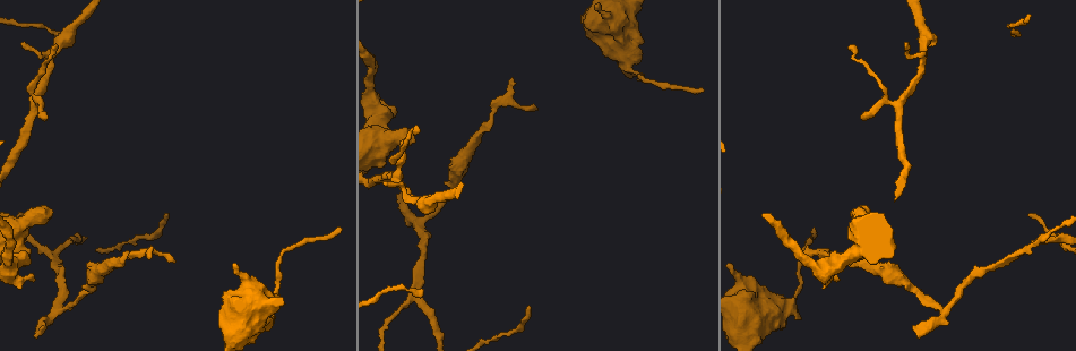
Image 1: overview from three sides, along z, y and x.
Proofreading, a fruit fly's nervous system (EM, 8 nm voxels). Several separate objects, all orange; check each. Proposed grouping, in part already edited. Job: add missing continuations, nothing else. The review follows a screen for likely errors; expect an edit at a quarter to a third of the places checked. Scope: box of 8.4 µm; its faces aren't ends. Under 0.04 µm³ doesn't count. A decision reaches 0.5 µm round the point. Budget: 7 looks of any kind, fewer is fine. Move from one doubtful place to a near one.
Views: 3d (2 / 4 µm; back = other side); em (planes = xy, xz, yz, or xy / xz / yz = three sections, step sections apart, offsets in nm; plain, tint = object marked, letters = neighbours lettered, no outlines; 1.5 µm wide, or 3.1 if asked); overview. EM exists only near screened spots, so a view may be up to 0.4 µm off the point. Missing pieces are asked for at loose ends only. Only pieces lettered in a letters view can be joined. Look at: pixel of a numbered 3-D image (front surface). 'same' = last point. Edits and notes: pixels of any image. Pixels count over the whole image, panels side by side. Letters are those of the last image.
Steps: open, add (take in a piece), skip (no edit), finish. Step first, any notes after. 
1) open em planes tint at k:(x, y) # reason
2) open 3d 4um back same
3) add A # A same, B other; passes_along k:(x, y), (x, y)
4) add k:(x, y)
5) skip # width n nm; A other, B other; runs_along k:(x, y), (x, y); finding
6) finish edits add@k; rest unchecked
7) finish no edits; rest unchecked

open 3d 2um at 1:(837, 279) # branch stops here

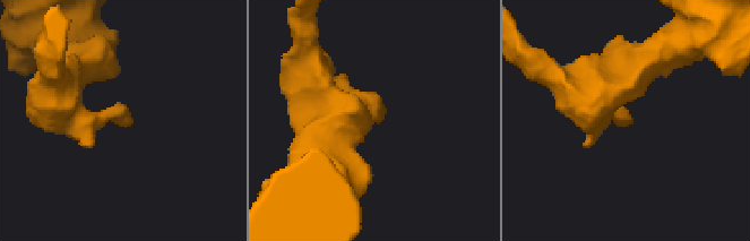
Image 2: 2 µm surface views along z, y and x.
open em xy step 8 tint at 2:(128, 126)

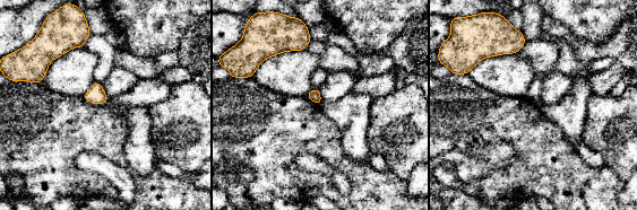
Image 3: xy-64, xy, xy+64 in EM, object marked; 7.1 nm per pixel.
open em planes letters same

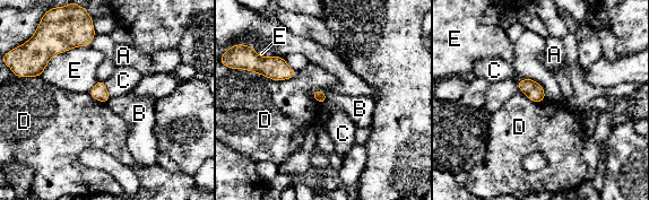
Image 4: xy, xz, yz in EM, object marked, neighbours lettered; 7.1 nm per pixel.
skip # longest_contact E 420 nm; A other, B other, C other, D other, E other; no lettered piece goes on from it

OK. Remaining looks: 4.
open em yz step 4 tint at 1:(41, 326) # tapers out

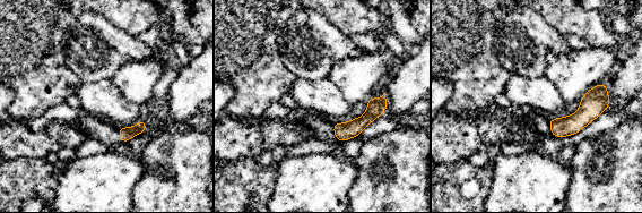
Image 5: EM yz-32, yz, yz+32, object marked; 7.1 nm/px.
open em planes letters same # cut it another way

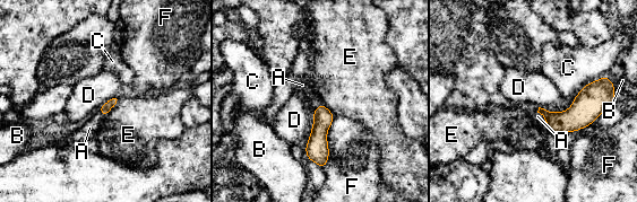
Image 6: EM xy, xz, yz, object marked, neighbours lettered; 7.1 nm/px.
add A # A same, B other, C other, D other, E other, F other; passes_along 6:(579, 115), (544, 119), (537, 116); the neuron continues

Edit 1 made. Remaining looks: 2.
open overview

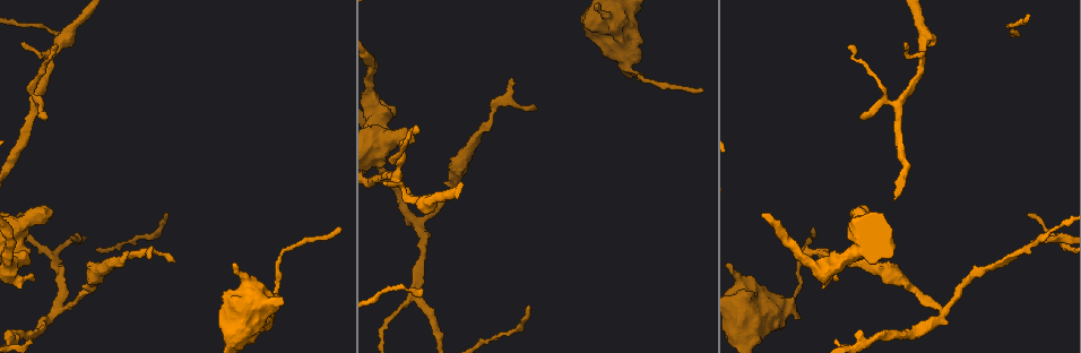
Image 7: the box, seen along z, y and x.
open em planes letters at 7:(849, 46) # tapers out

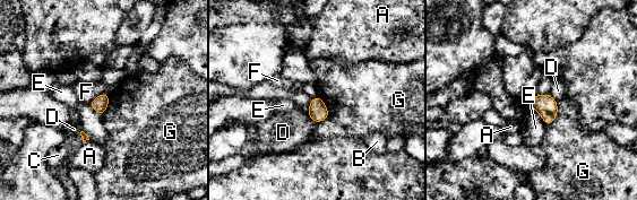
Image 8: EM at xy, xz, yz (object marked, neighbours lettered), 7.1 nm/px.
skip # width 110 nm; longest_contact G 200 nm; A other, B other, C other, D other, E other, F other, G other; none of them fits

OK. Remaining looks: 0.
finish edits add@6; rest unchecked

